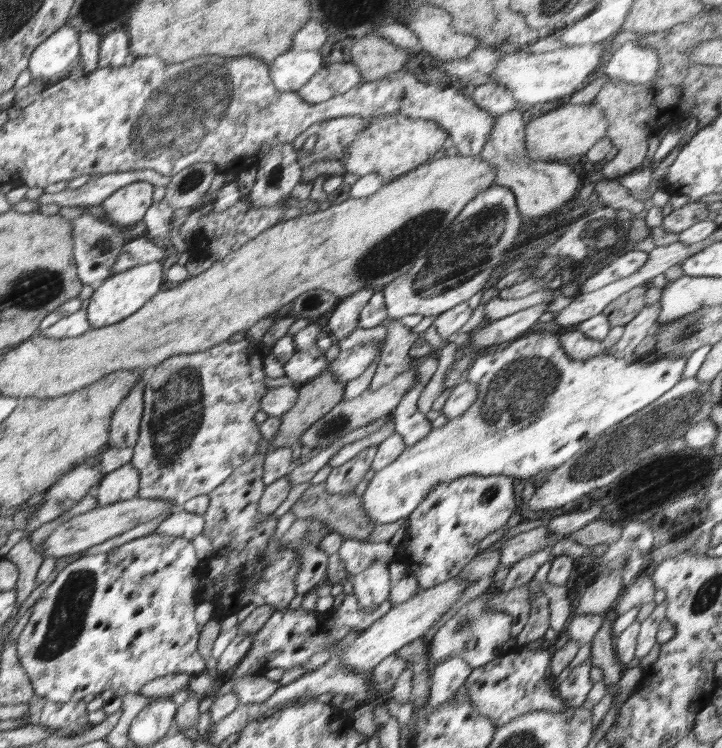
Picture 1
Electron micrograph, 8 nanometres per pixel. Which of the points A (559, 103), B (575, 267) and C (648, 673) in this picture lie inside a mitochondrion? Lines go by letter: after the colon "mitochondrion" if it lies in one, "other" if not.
A: other
B: other
C: other

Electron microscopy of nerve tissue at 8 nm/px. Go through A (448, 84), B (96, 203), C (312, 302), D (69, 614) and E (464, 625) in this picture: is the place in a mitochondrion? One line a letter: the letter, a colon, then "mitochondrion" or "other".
A: other
B: other
C: mitochondrion
D: mitochondrion
E: mitochondrion

